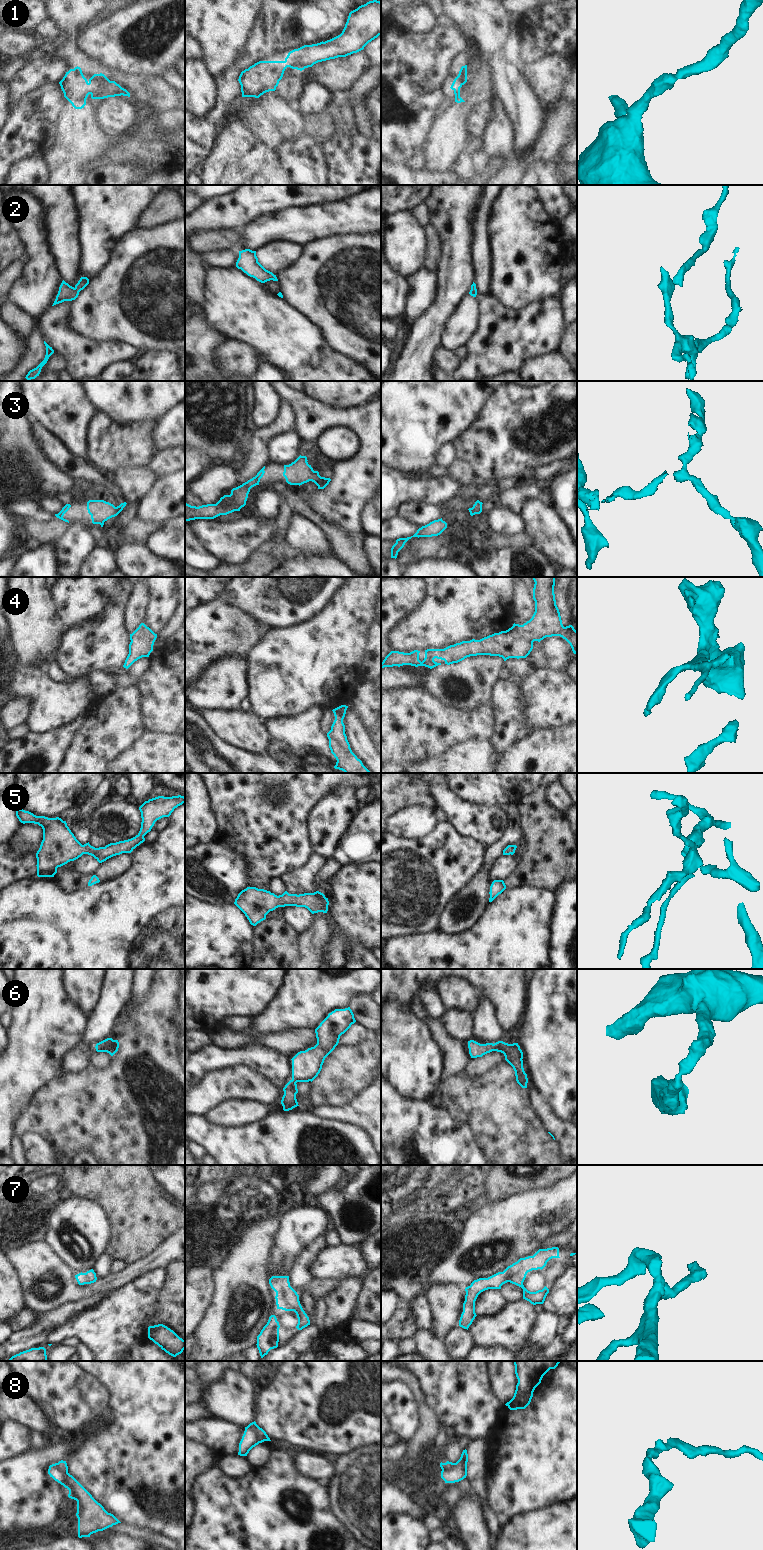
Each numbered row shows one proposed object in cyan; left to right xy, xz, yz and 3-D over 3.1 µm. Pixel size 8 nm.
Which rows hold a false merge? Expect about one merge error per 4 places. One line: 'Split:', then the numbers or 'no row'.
Split: 8.

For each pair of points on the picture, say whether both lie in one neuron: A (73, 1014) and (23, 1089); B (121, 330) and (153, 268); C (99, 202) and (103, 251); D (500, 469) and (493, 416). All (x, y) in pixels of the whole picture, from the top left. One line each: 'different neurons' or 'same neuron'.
A: same neuron
B: same neuron
C: same neuron
D: same neuron

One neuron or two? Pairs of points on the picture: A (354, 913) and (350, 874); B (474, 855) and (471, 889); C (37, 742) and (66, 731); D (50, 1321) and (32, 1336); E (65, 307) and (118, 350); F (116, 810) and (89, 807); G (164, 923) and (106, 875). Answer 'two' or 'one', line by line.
A: one
B: two
C: one
D: one
E: one
F: two
G: two

